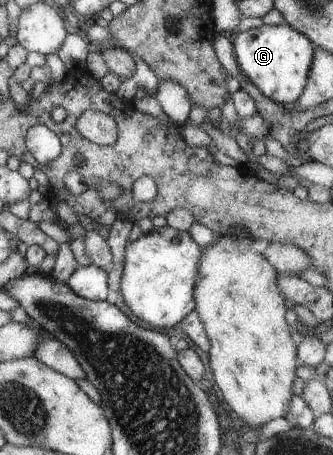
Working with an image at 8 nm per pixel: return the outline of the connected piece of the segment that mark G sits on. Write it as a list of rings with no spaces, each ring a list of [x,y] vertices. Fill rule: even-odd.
[[[291,25],[260,27],[230,36],[233,55],[240,71],[246,74],[268,99],[285,109],[293,108],[304,91],[313,60],[313,43]]]

